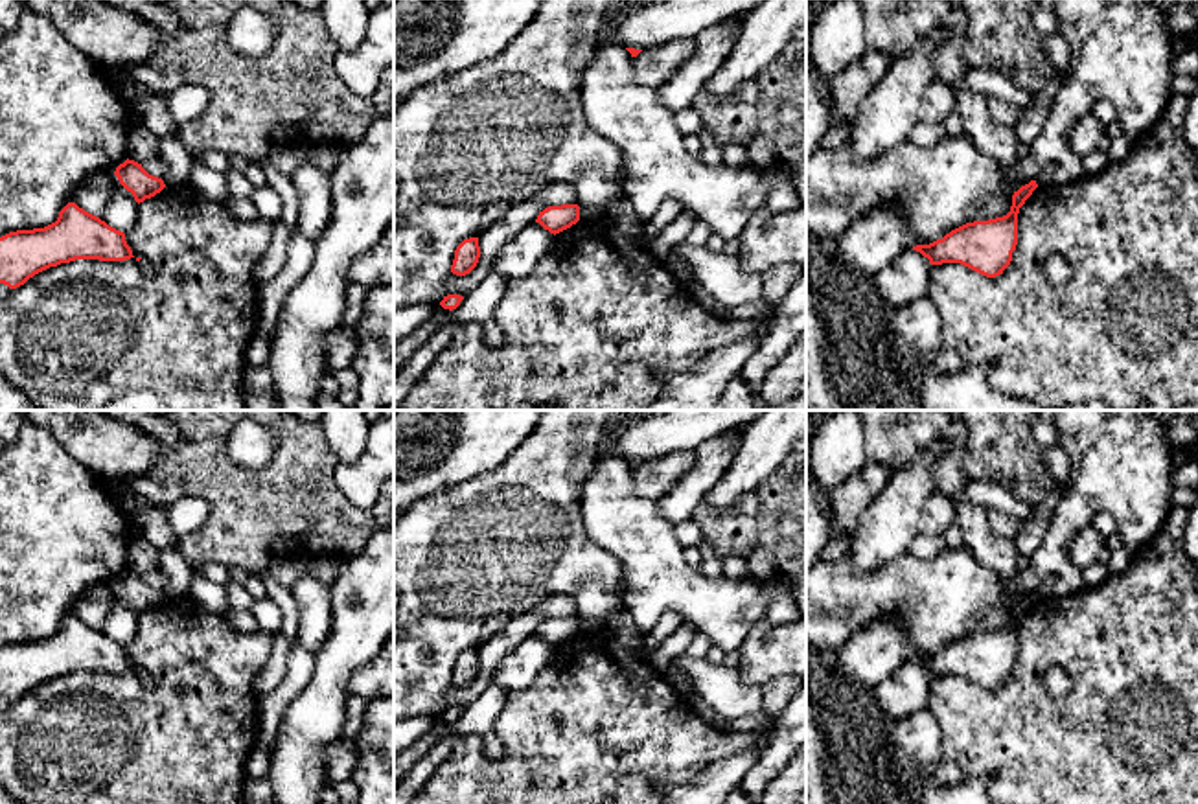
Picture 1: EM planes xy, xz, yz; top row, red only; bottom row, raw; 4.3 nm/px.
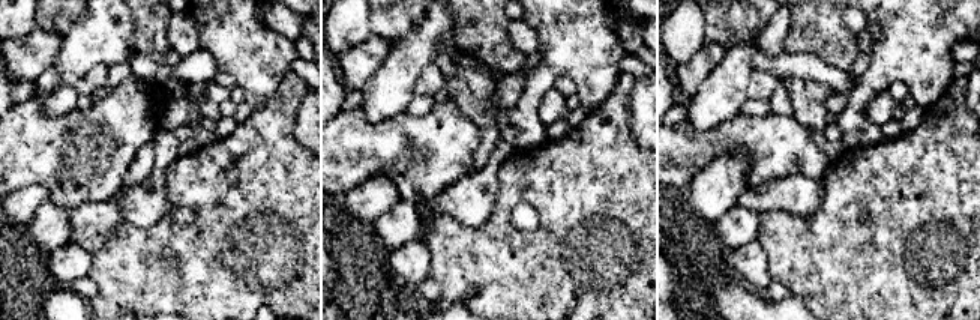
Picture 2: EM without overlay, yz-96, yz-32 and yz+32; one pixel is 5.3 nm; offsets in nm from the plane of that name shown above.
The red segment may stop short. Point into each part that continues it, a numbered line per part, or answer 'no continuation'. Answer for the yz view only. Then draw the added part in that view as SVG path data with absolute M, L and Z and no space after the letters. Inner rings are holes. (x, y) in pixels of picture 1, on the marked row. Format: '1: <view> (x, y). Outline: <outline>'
no continuation

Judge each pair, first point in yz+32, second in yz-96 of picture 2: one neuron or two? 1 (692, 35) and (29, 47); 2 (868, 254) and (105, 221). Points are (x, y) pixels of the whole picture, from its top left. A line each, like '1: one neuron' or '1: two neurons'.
1: two neurons
2: two neurons

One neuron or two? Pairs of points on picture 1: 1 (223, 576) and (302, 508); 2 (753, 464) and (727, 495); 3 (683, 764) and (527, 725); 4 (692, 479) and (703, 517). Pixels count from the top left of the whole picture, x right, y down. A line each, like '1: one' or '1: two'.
1: two
2: one
3: one
4: two

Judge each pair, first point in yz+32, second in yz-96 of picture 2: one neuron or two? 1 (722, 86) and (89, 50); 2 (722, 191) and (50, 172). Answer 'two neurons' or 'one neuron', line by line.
1: one neuron
2: two neurons

